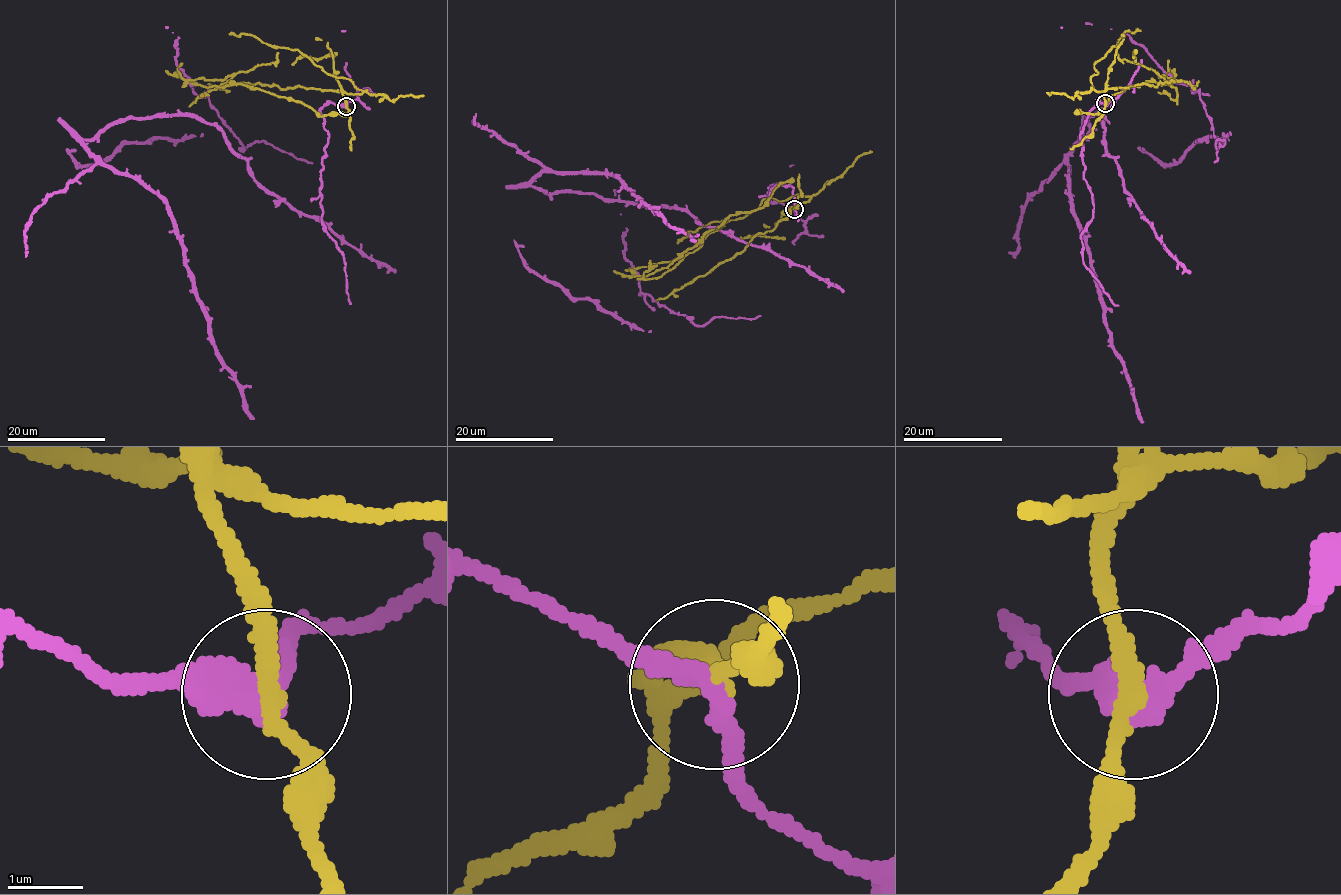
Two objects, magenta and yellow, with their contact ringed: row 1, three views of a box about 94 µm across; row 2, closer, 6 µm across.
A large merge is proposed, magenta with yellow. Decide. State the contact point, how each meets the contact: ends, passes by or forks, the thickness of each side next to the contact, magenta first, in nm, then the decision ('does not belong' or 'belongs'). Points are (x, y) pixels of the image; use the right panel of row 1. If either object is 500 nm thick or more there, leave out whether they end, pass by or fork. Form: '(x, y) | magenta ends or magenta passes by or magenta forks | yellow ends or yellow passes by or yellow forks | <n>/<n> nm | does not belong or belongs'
(1105, 103) | magenta passes by | yellow passes by | 320/240 nm | does not belong

